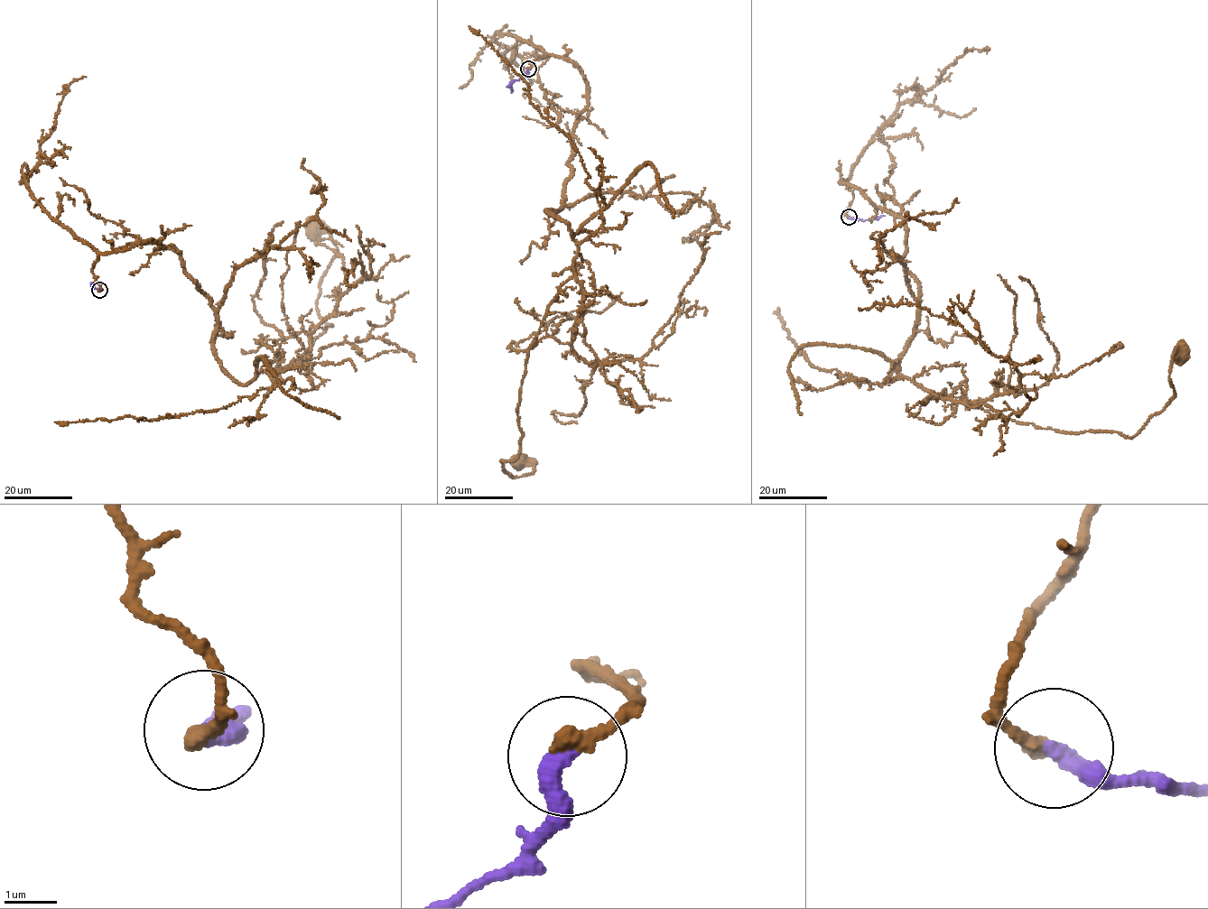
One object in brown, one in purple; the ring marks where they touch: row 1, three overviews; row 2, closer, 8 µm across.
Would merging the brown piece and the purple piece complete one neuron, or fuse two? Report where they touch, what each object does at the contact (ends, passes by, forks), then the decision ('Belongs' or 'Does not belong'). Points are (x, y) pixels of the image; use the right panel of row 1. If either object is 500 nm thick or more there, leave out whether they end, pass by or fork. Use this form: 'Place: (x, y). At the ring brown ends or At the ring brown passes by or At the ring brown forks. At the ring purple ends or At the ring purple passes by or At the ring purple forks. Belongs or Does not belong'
Place: (849, 217). At the ring brown ends. At the ring purple ends. Belongs

